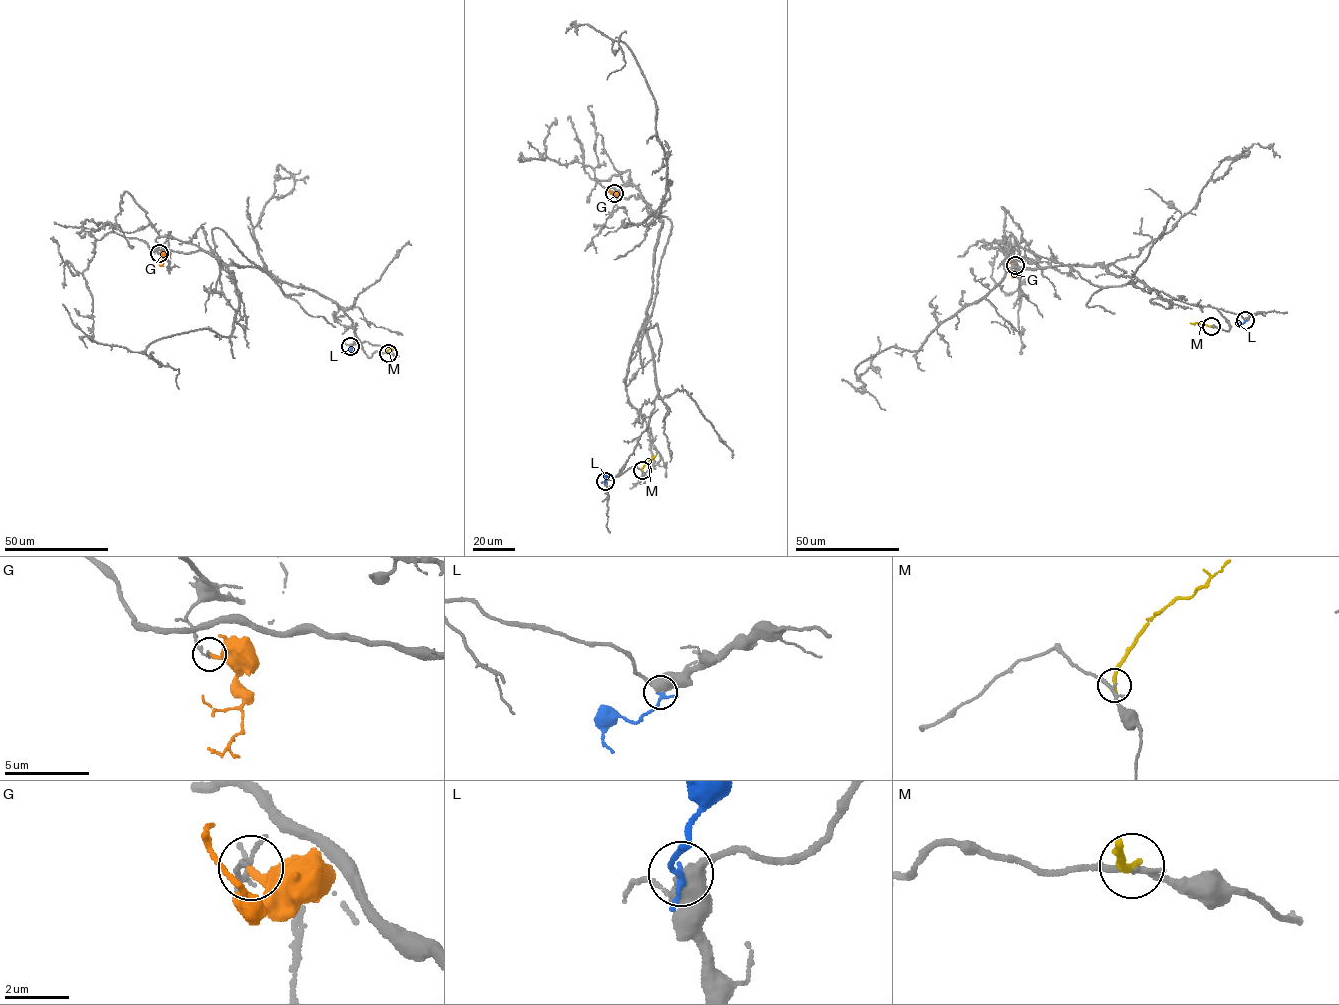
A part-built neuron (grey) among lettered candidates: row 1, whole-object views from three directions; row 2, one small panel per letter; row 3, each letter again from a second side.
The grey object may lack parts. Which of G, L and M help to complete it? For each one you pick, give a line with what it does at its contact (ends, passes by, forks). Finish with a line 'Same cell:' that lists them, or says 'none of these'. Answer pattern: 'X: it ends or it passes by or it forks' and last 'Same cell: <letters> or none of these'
Same cell: none of these

